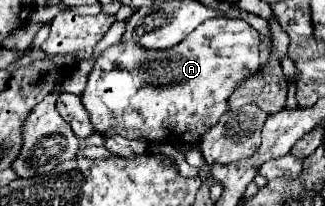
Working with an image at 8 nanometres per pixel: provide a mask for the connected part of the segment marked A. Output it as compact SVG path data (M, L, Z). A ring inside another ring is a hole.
M213 18L197 26L197 30L193 30L181 46L173 46L173 50L141 50L139 46L121 46L121 42L113 44L97 58L87 88L81 94L81 102L89 112L89 122L95 130L107 130L107 136L119 134L145 142L173 138L175 144L195 146L201 140L201 134L223 116L233 90L245 76L261 66L259 40L259 32L245 20Z

